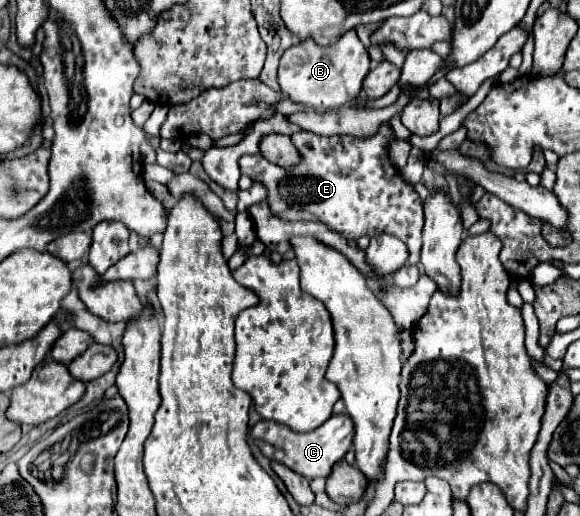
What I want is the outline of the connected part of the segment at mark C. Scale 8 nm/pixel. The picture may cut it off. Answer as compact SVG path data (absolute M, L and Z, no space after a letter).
M332 414L320 428L312 432L292 432L286 426L280 426L276 422L262 420L250 430L250 438L256 440L260 450L276 462L282 462L290 470L306 476L306 478L328 478L332 466L346 456L346 452L352 448L354 440L354 422L348 414Z

